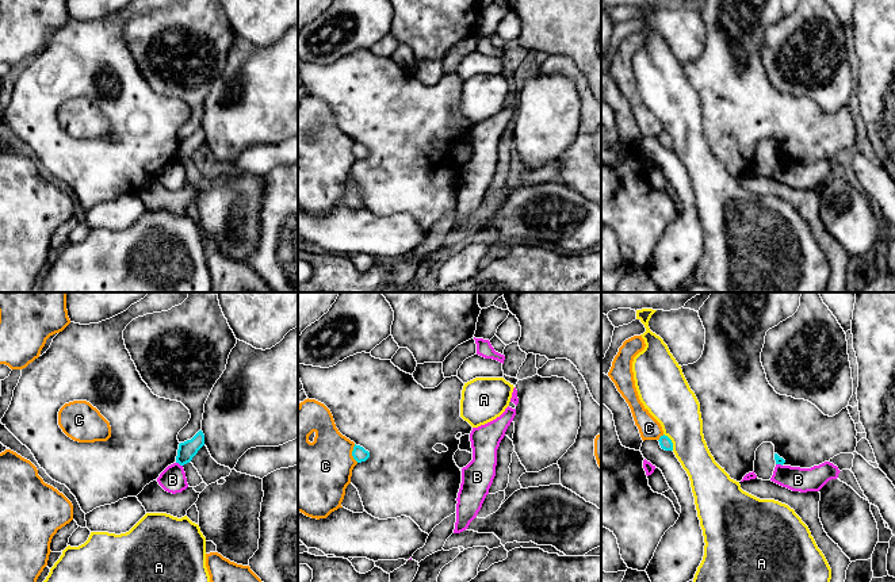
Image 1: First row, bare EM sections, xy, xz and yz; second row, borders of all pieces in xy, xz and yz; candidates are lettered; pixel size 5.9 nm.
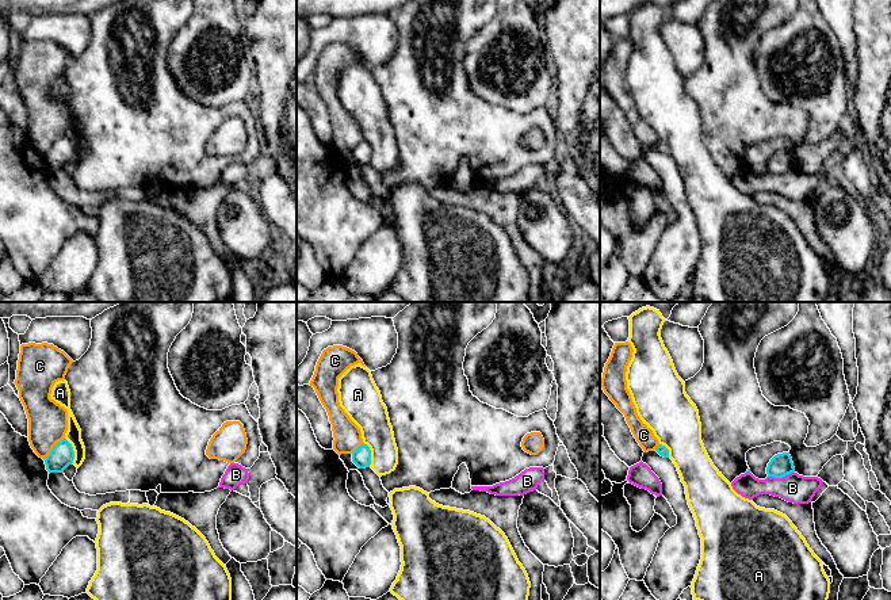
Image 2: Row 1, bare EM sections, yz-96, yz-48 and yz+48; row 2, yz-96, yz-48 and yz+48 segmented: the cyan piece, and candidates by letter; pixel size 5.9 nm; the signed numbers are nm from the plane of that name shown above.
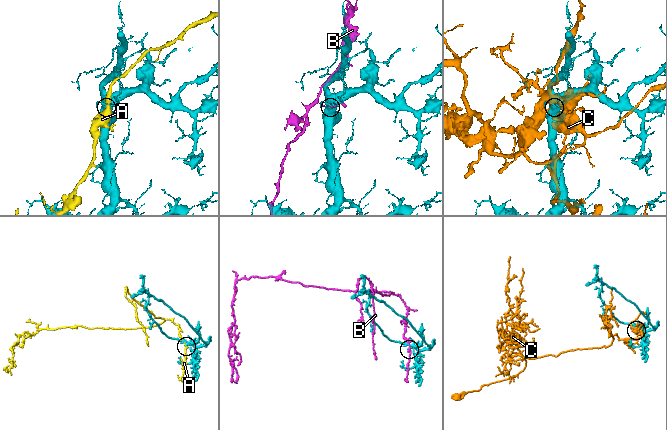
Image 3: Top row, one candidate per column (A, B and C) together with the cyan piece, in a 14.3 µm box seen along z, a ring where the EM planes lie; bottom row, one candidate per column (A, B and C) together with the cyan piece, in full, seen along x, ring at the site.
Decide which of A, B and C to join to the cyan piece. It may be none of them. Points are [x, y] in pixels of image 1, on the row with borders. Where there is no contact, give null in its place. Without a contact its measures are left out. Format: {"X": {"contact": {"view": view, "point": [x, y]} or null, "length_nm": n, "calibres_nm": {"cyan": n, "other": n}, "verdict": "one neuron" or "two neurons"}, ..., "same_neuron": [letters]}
{"A": {"contact": {"view": "yz", "point": [670, 441]}, "length_nm": 120, "calibres_nm": {"cyan": 70, "other": 280}, "verdict": "two neurons"}, "B": {"contact": {"view": "xy", "point": [179, 463]}, "length_nm": 50, "calibres_nm": {"cyan": 110, "other": 160}, "verdict": "two neurons"}, "C": {"contact": {"view": "xz", "point": [352, 454]}, "length_nm": 110, "calibres_nm": {"cyan": 90, "other": 380}, "verdict": "two neurons"}, "same_neuron": []}

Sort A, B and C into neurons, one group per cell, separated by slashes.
A / B / C

